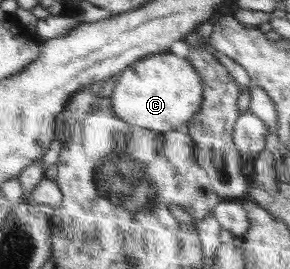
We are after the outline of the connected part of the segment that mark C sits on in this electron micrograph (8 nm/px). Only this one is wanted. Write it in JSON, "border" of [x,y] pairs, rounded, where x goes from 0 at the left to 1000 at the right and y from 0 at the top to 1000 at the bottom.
{"border":[[[586,186],[503,208],[417,264],[376,357],[383,409],[448,465],[521,487],[634,480],[700,379],[700,309],[686,271],[638,216]]]}

